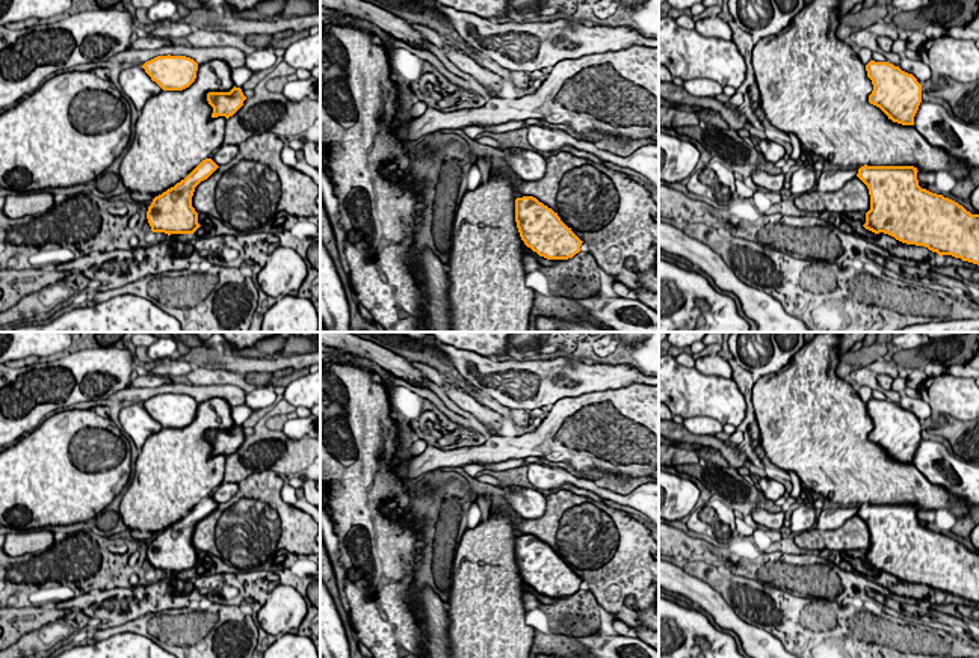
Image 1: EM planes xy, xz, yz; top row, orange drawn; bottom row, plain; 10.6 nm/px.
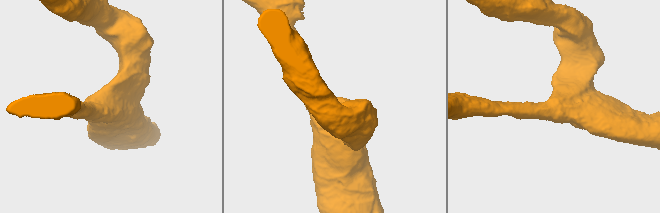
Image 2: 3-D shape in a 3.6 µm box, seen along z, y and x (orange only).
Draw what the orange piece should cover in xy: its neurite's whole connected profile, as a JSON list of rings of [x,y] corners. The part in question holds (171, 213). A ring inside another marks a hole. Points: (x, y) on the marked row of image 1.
[[[205,158],[184,180],[156,196],[147,211],[151,231],[168,235],[193,234],[201,226],[192,207],[195,187],[218,168],[212,158]]]

